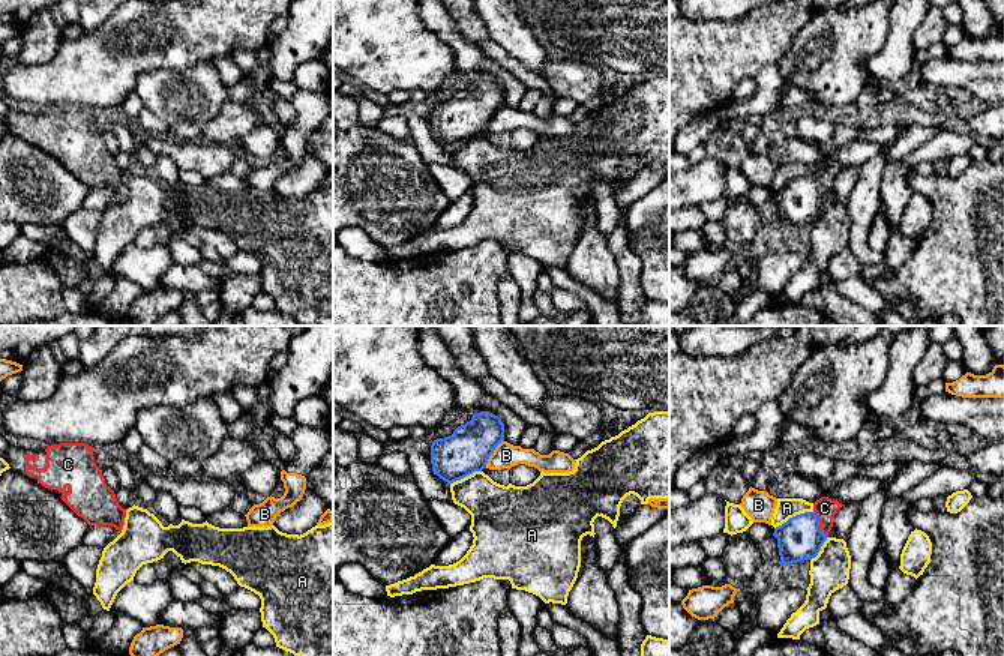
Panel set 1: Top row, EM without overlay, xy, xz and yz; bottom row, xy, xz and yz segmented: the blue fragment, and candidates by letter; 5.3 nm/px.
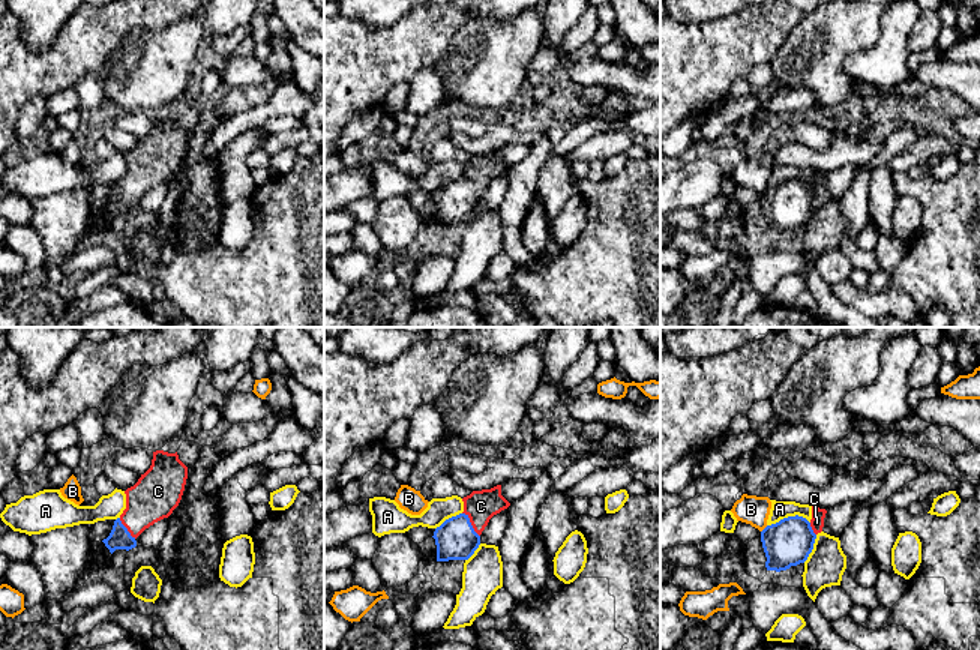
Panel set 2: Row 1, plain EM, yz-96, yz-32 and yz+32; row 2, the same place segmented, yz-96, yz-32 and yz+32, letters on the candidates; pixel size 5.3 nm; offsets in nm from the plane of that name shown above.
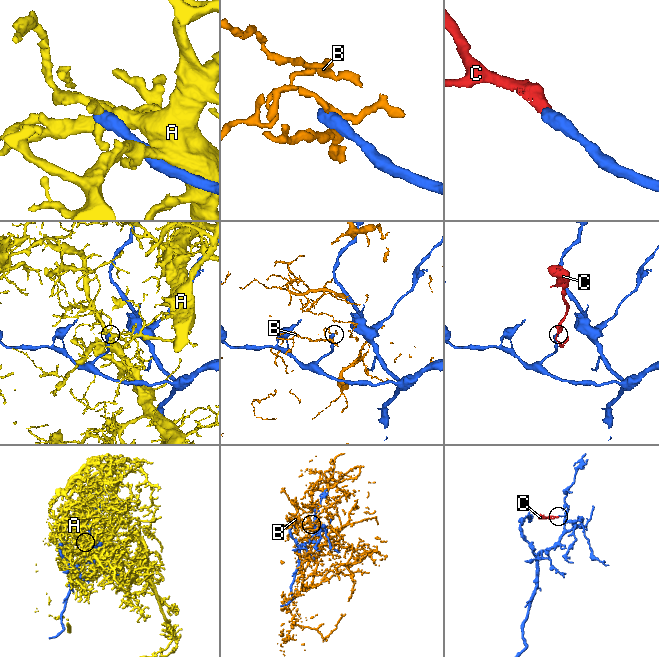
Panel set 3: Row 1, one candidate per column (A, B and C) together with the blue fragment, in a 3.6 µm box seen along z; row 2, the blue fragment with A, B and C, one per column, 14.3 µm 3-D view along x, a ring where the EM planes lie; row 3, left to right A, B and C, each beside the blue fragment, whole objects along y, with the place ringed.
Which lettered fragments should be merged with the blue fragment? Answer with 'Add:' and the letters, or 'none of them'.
Add: C

